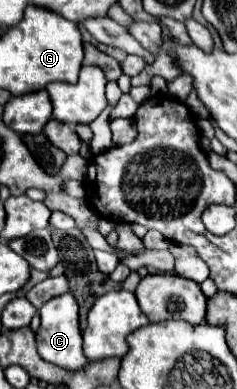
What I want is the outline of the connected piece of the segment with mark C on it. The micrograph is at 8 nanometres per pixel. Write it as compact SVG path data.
M65 293L61 297L55 297L51 301L47 301L41 309L39 309L39 315L41 315L41 327L39 331L35 333L37 337L37 351L39 355L65 369L65 371L79 371L79 369L85 369L89 365L89 359L83 355L83 349L81 349L81 329L79 329L79 315L77 315L77 303L73 299L71 293Z

